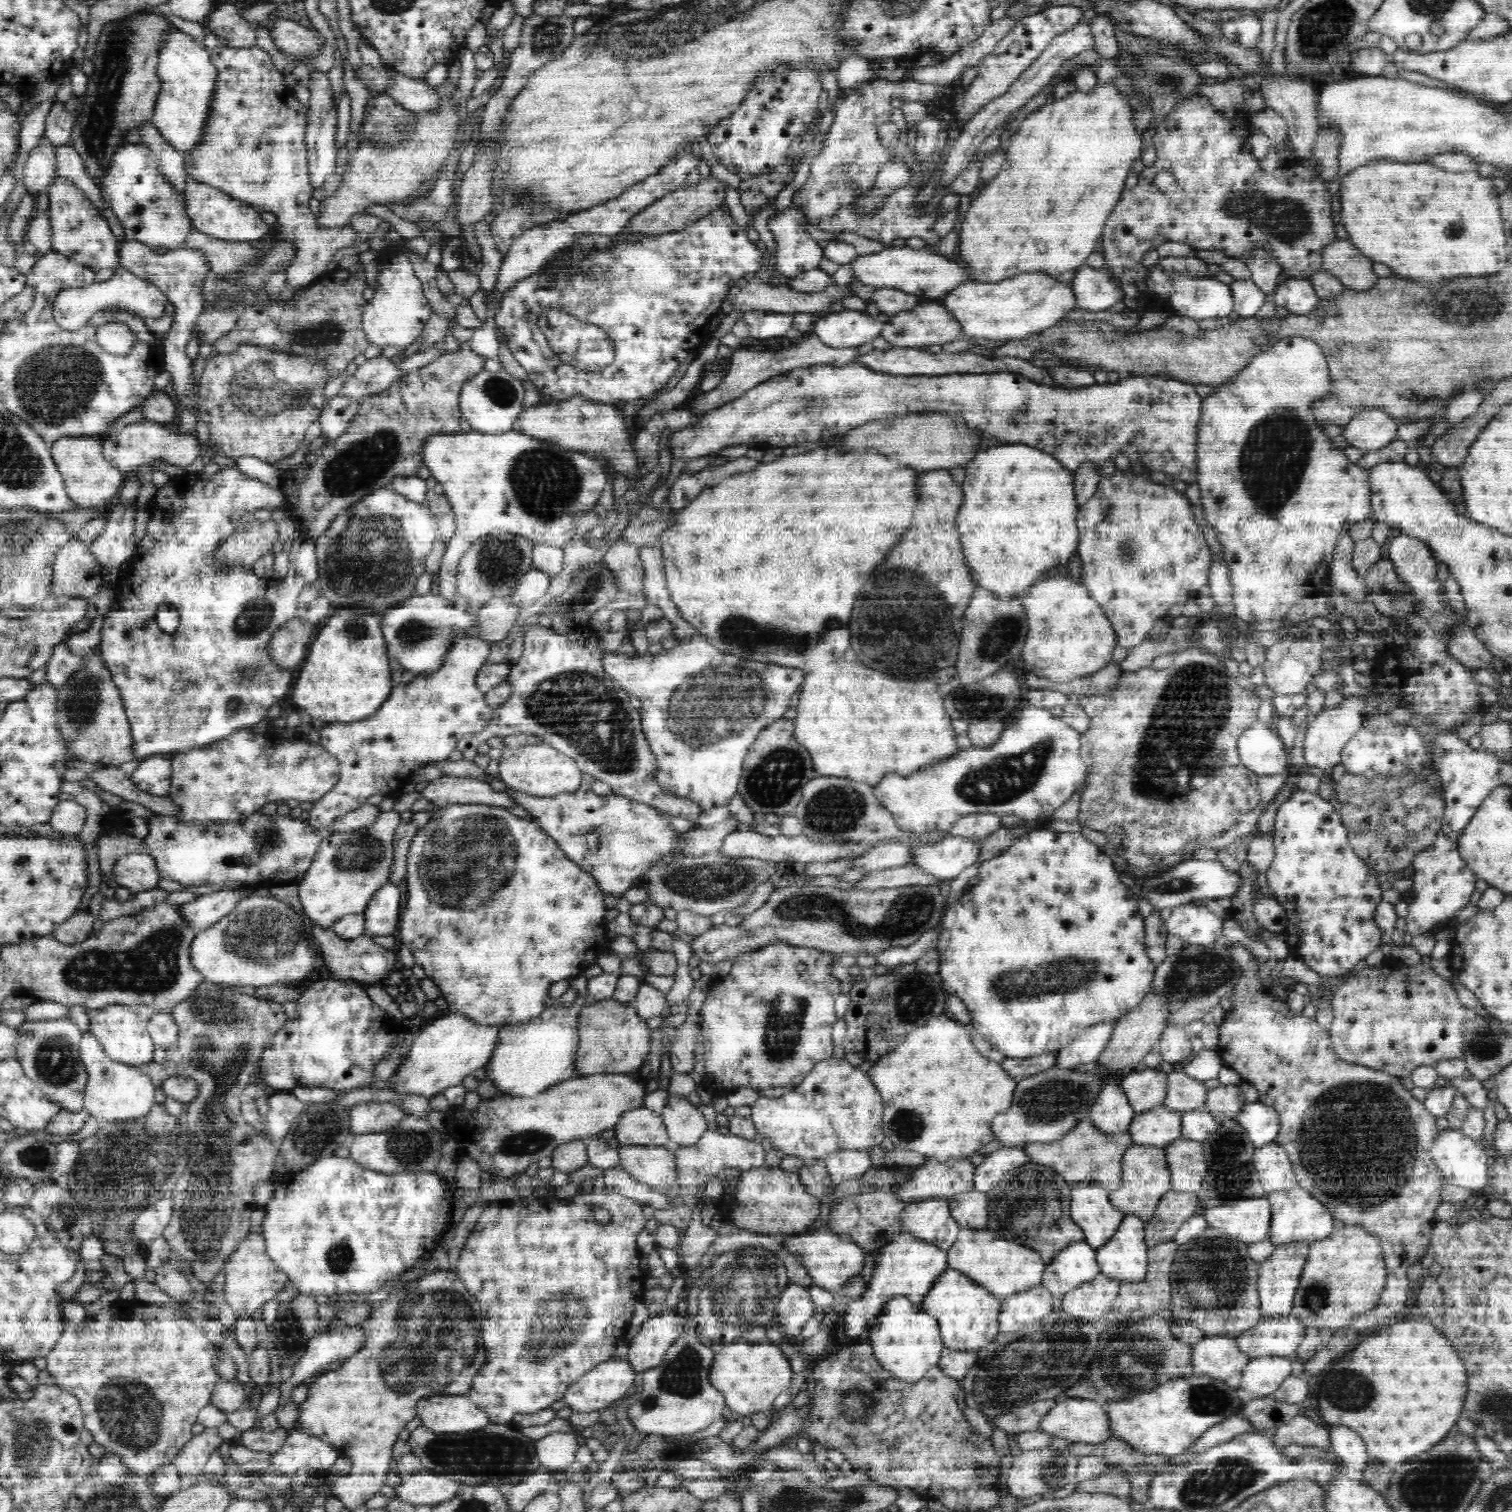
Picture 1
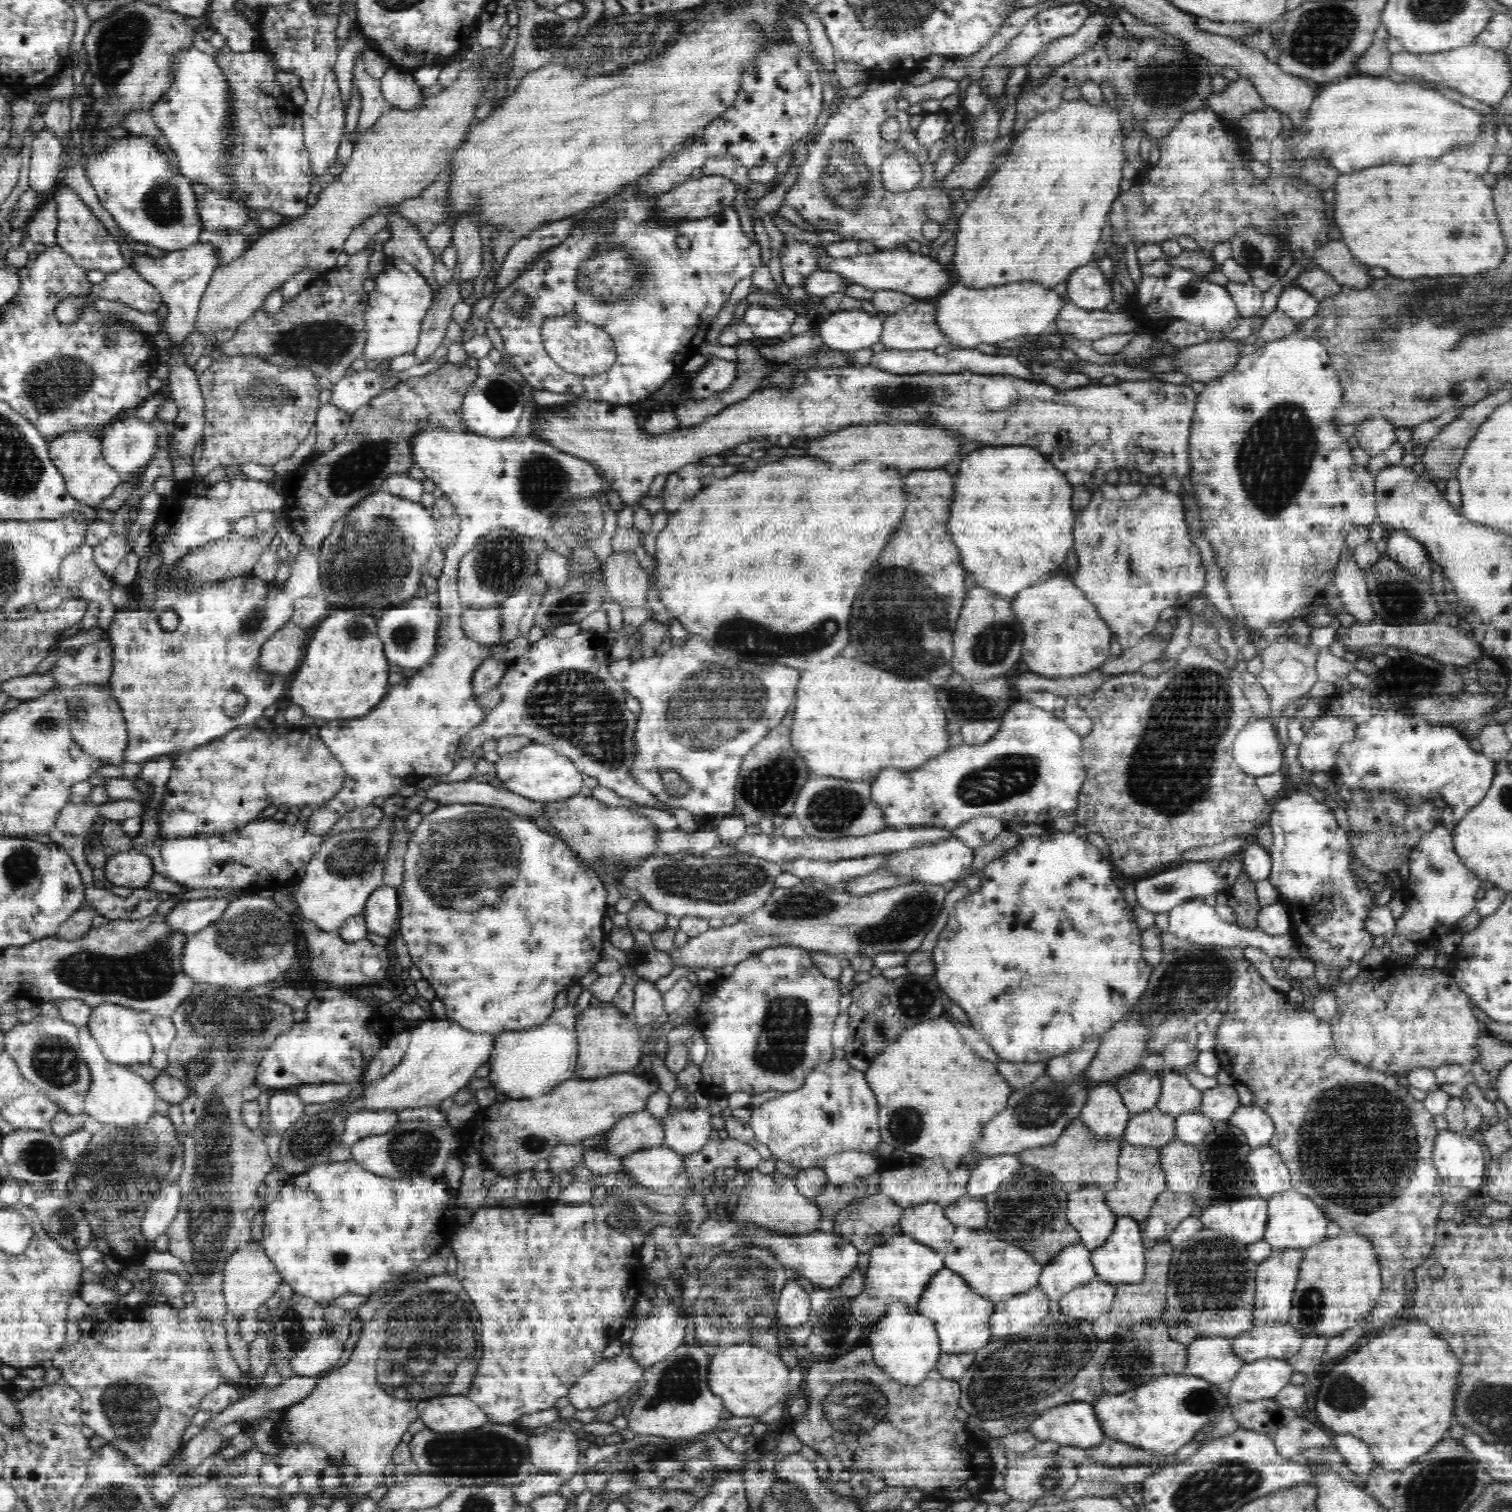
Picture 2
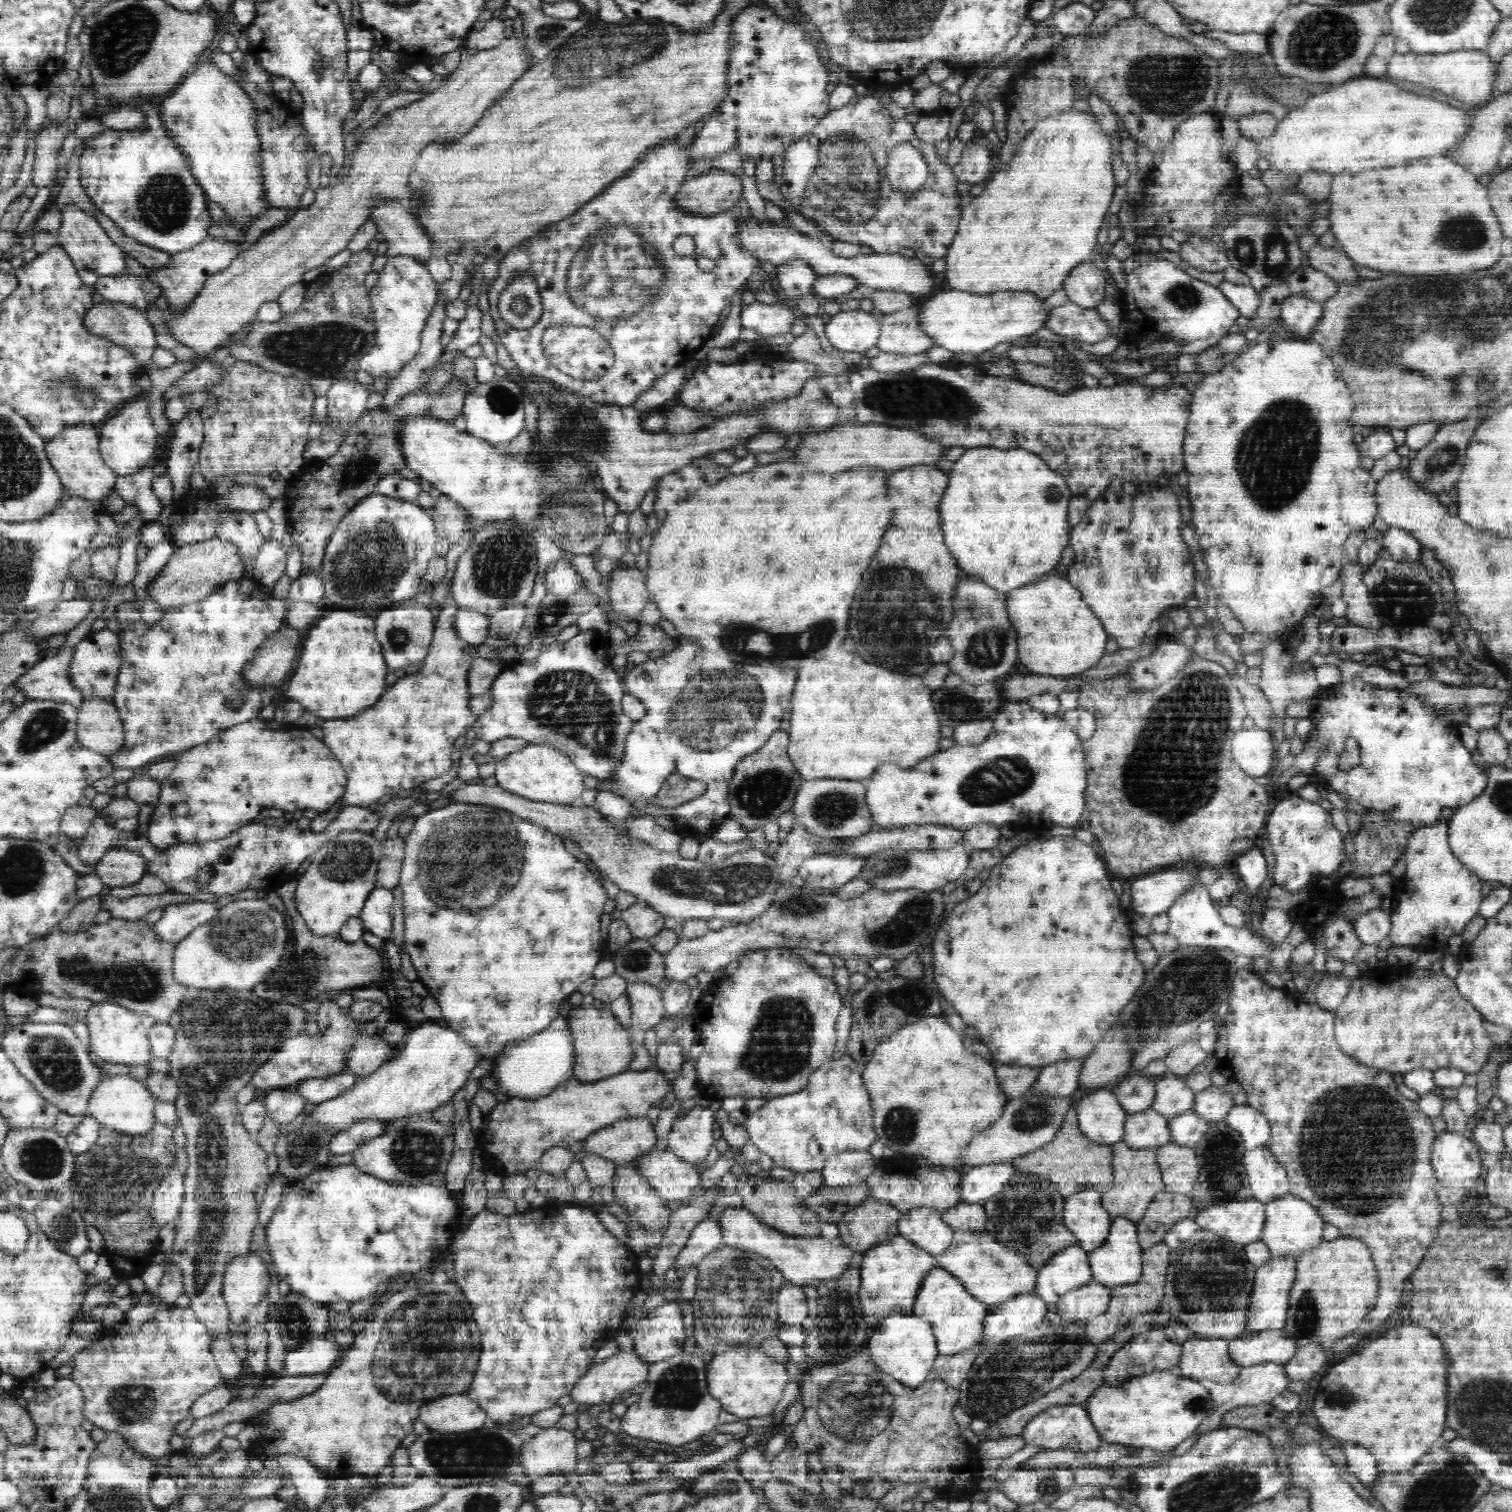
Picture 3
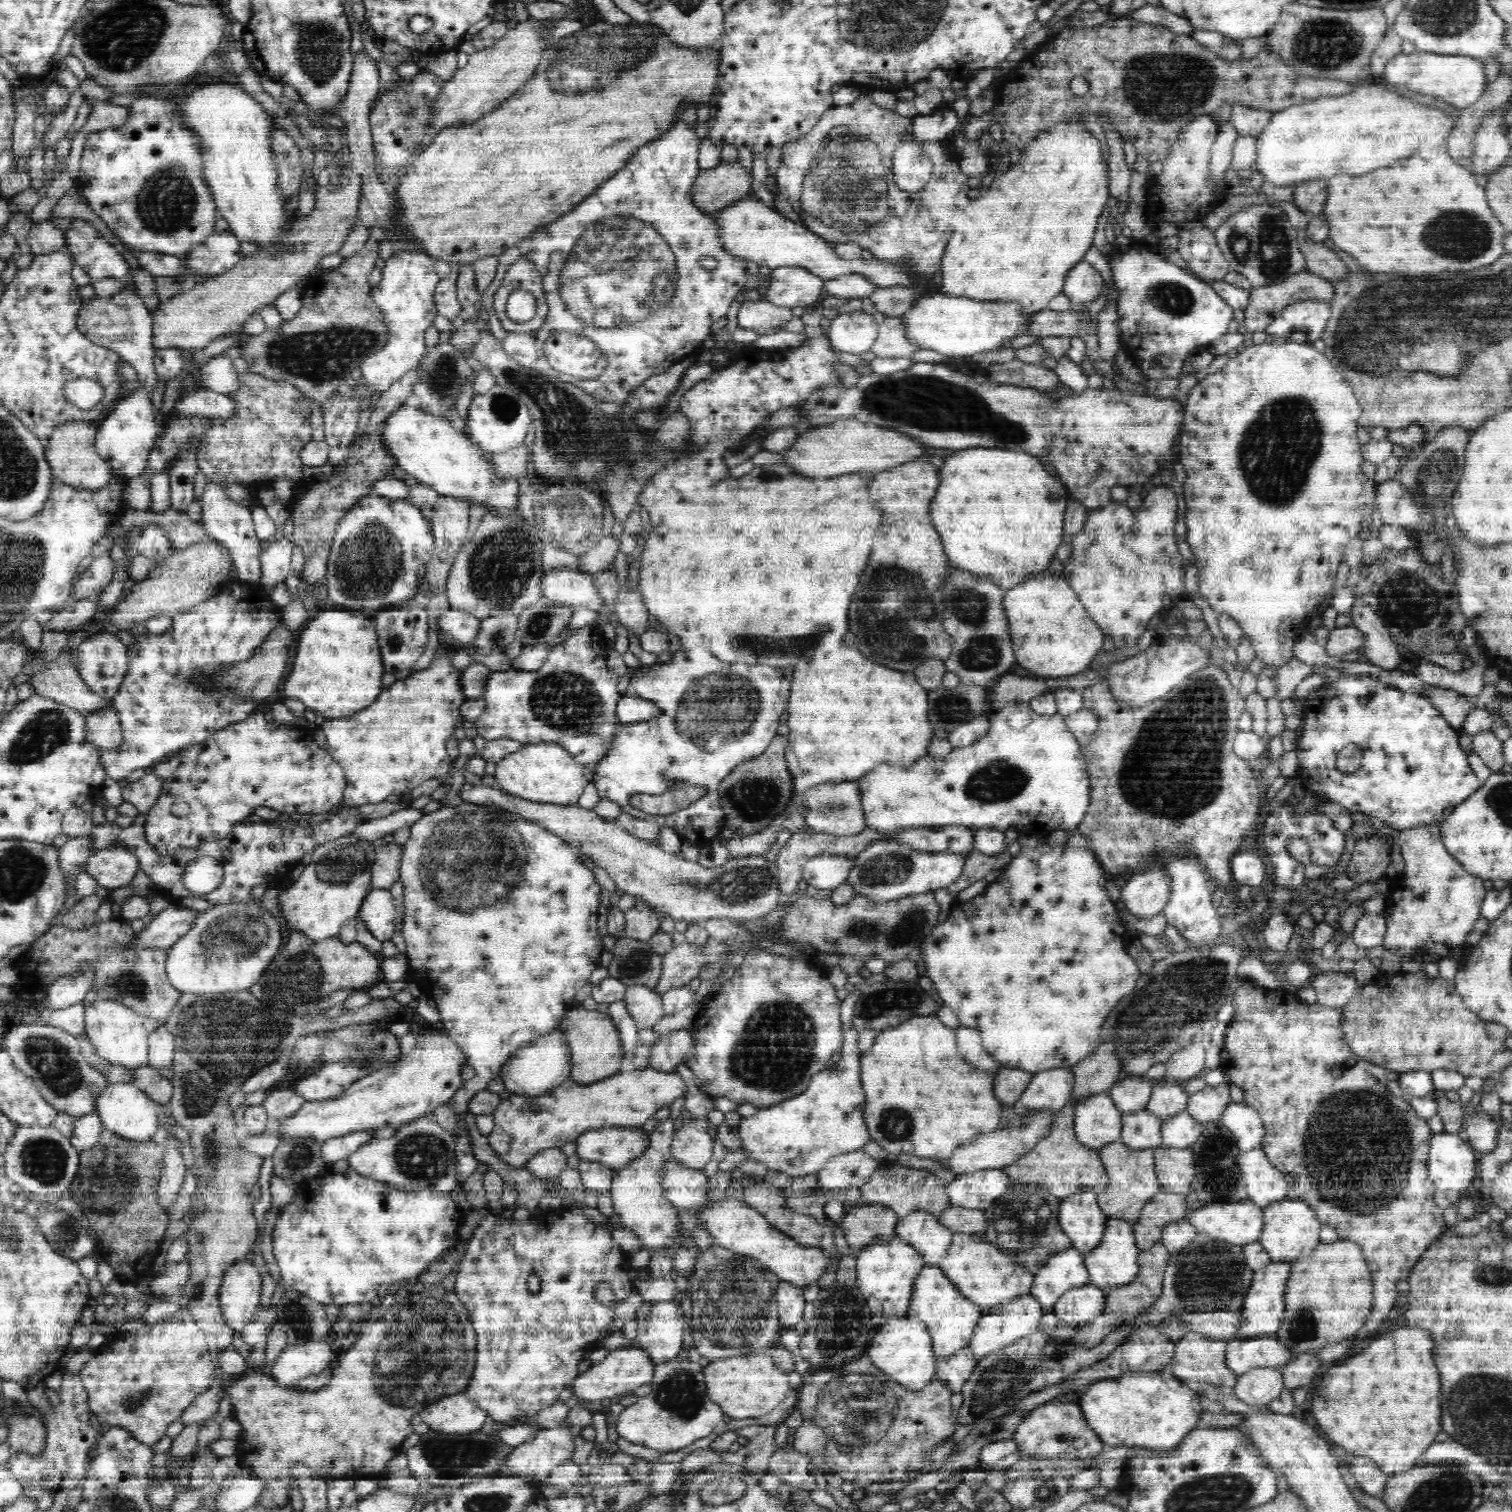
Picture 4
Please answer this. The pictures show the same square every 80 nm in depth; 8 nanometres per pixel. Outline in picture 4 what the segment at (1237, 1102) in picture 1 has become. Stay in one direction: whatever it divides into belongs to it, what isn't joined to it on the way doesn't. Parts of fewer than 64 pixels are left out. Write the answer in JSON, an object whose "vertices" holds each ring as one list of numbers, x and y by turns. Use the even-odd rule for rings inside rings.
{"vertices":[[1229,1085,1206,1086,1201,1092,1190,1095,1185,1112,1202,1123,1219,1122,1224,1110,1228,1108,1228,1104,1232,1104]]}

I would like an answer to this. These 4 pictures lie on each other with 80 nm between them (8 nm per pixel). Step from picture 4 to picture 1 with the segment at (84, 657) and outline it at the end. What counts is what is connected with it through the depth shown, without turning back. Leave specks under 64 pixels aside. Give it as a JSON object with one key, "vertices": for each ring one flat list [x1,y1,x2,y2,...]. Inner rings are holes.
{"vertices":[[59,643,52,650,52,657,46,664,47,682,57,689,68,684,69,678,82,668,82,658,74,656,65,643]]}

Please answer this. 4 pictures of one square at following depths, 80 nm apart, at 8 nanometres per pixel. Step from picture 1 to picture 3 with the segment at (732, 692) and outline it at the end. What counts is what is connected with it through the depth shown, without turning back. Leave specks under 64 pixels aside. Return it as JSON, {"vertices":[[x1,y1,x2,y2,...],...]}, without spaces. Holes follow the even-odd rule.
{"vertices":[[683,638,679,645,667,655,657,660,644,660,642,664,632,664,632,668,616,668,620,684,625,694,639,698,645,708,645,715,632,726,624,745,622,759,615,768,611,779,599,779,597,790,608,790,641,812,642,816,665,816,671,818,677,830,682,824,687,824,687,830,679,831,681,835,692,838,712,836,719,824,728,817,730,804,728,804,729,784,734,776,736,765,748,754,752,754,768,741,772,732,780,730,782,716,790,710,790,698,796,684,796,668,784,668,774,664,728,664,724,668,724,660,716,656,716,652,708,652,708,648,700,648,696,640],[672,774,679,774,692,780,706,783,706,792,698,798,688,800,686,804,676,808,660,808,653,805,653,800,662,788,664,780]]}

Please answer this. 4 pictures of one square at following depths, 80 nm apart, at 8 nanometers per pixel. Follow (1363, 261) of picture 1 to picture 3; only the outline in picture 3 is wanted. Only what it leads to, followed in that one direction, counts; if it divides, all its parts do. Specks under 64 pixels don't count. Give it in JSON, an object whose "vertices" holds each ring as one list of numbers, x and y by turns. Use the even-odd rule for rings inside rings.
{"vertices":[[1314,245,1308,250,1308,267,1325,272,1332,280,1339,283,1353,283,1362,279,1355,271,1356,262,1352,261,1345,252,1336,247]]}

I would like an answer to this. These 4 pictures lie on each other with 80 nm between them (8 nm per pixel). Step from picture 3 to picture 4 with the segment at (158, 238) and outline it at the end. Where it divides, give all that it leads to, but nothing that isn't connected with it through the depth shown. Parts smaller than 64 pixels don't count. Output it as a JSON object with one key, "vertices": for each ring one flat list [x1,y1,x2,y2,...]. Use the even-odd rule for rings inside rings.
{"vertices":[[178,92,166,96,156,94,156,98,141,96,126,106,130,116,124,126,91,133,82,152,80,175,73,184,79,188,92,212,134,251,184,256,204,242,216,226,216,203,205,178,199,137,188,127,182,115,168,115,175,107,171,100,176,100,176,94]]}

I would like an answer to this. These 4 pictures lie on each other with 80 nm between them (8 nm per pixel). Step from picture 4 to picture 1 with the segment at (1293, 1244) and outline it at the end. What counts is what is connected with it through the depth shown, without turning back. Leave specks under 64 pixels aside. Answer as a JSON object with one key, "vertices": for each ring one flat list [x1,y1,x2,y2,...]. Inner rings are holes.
{"vertices":[[1297,1185,1288,1190,1271,1192,1267,1196,1272,1207,1272,1226,1269,1232,1269,1240,1272,1244,1286,1244,1286,1242,1316,1242,1330,1236,1334,1231,1333,1222,1335,1220,1332,1214,1328,1213,1326,1205,1307,1189,1300,1188]]}

